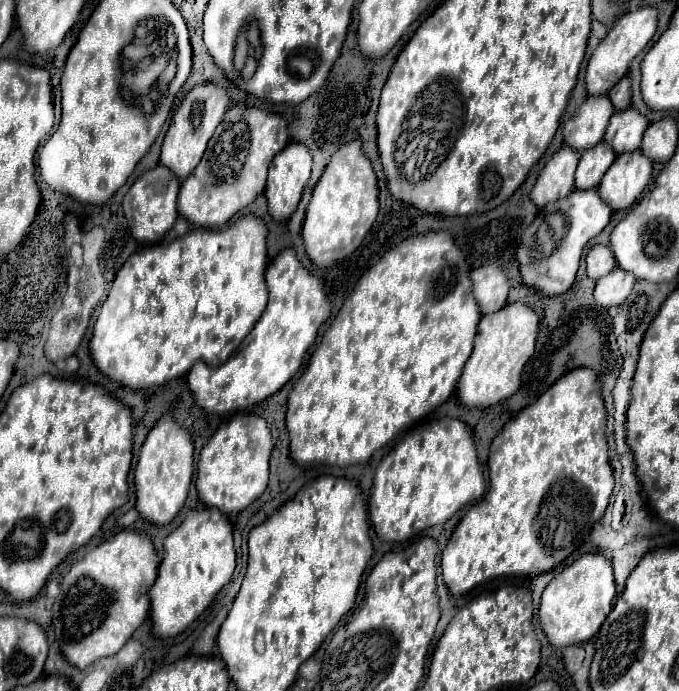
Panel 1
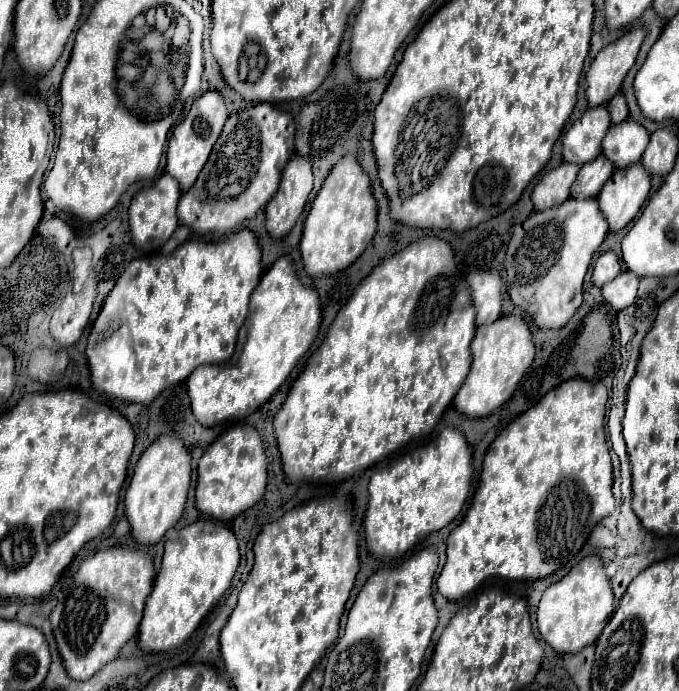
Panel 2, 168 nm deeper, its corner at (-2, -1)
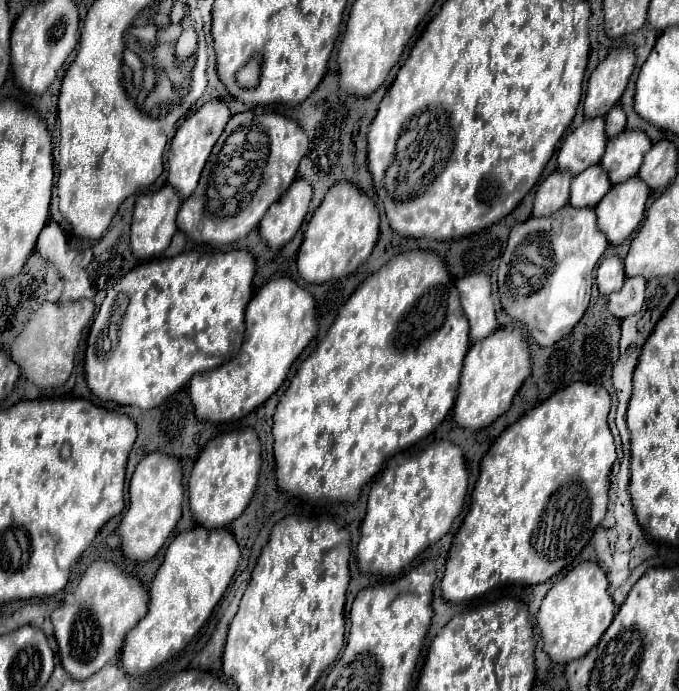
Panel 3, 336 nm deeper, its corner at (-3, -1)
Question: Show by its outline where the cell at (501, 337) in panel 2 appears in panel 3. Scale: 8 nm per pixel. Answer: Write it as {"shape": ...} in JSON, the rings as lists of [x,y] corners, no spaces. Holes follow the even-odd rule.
{"shape":[[[499,327],[489,337],[481,339],[481,341],[475,341],[469,347],[469,353],[465,355],[465,361],[463,361],[459,395],[457,395],[457,401],[455,401],[455,407],[453,407],[455,423],[465,427],[465,429],[483,429],[483,427],[491,425],[497,417],[501,417],[511,407],[511,401],[513,401],[517,389],[523,385],[523,381],[527,379],[529,373],[531,373],[531,351],[529,351],[529,343],[523,339],[521,329]]]}

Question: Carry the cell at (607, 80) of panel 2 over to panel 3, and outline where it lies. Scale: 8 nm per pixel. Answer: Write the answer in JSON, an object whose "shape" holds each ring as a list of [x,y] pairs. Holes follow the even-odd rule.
{"shape":[[[621,45],[607,53],[589,77],[587,95],[583,101],[585,117],[603,117],[611,111],[611,107],[621,99],[633,67],[635,51],[631,45]]]}

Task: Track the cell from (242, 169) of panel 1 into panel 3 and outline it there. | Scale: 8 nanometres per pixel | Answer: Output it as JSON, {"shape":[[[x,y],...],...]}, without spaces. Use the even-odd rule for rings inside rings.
{"shape":[[[237,113],[229,119],[207,167],[199,179],[199,187],[191,199],[185,199],[177,225],[197,243],[229,245],[243,239],[259,225],[265,211],[277,201],[297,177],[297,167],[307,151],[307,137],[297,121],[279,113]]]}

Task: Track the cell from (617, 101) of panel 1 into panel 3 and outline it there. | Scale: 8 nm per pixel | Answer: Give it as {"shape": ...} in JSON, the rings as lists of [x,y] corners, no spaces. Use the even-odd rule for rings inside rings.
{"shape":[[[617,103],[617,105],[607,113],[605,121],[607,121],[605,131],[607,131],[609,137],[615,137],[617,133],[621,133],[621,131],[625,129],[625,111],[623,111],[623,107]]]}

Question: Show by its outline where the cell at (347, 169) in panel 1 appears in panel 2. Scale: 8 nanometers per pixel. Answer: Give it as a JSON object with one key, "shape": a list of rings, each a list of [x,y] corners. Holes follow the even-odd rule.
{"shape":[[[348,155],[330,171],[322,191],[312,201],[304,223],[300,253],[308,277],[334,275],[350,267],[368,247],[376,233],[376,201],[372,197],[370,179],[362,171],[358,159]]]}

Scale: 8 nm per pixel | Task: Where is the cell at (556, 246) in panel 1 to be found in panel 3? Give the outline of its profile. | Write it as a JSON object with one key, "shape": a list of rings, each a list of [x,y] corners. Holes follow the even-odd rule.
{"shape":[[[563,207],[551,217],[531,217],[511,229],[509,243],[503,251],[499,265],[499,297],[507,315],[525,323],[529,335],[537,345],[547,347],[569,335],[583,317],[591,299],[591,273],[605,253],[609,241],[607,235],[597,227],[597,215],[593,207]]]}

